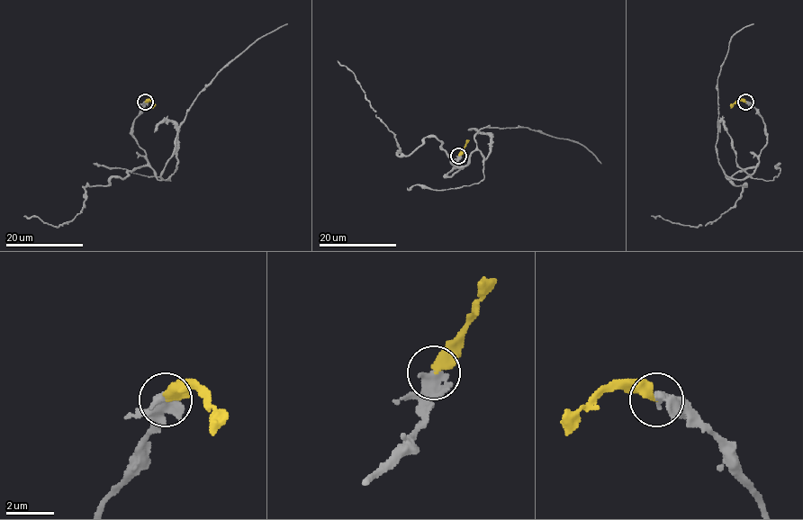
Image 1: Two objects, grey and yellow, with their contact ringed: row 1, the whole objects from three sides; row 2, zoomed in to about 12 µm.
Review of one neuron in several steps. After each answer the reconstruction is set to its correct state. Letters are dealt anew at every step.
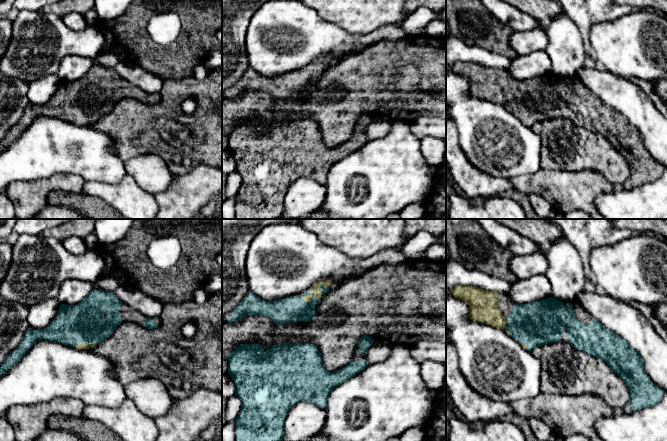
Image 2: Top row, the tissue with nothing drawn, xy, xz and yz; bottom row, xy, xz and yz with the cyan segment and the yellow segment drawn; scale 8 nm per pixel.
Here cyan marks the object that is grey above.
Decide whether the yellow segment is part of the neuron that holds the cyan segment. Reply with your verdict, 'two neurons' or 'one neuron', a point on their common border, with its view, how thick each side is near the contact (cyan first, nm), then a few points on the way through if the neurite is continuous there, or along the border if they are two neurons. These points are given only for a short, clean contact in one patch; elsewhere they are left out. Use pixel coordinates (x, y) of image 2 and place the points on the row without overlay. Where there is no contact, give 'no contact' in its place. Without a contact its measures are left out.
one neuron | xz (316, 74) | 200/80 nm | across xz (289, 85), (300, 84), (316, 74), (315, 65)

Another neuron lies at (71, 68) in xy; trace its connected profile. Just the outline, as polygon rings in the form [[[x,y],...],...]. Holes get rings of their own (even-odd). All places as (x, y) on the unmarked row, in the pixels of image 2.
[[[66,56],[57,72],[61,80],[76,81],[94,65],[94,59],[82,56]]]

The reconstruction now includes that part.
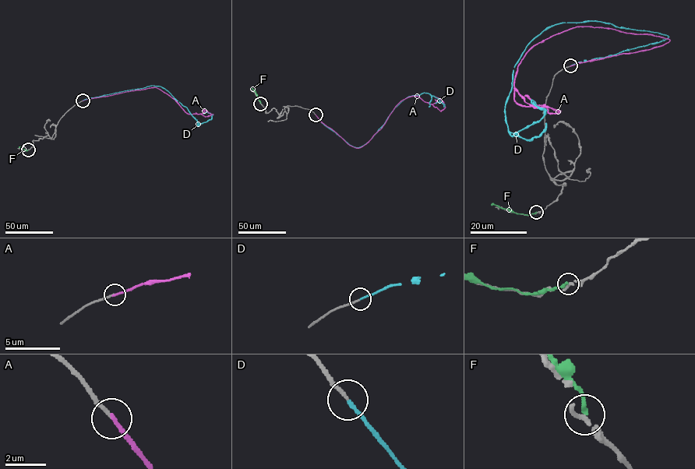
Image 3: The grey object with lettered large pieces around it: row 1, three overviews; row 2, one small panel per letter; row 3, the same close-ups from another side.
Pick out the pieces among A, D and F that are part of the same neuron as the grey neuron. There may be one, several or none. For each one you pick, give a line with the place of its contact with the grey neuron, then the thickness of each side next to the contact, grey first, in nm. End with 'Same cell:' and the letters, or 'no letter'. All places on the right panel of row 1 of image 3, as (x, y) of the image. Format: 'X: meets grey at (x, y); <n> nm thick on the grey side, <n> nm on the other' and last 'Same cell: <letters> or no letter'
D: meets grey at (570, 65); 160 nm thick on the grey side, 160 nm on the other
Same cell: D

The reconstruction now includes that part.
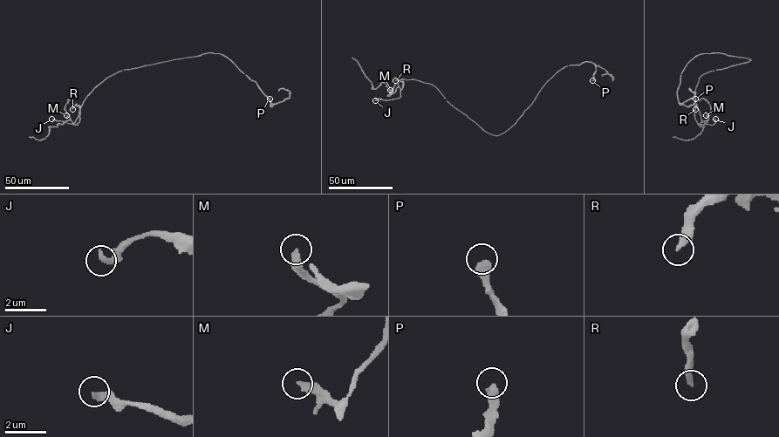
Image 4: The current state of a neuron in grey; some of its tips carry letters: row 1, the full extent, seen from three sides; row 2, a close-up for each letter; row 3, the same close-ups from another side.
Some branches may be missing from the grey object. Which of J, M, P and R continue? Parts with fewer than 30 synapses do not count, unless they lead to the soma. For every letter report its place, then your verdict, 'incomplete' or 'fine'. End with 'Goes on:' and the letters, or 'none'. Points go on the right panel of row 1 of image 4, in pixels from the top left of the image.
J: place (715, 119); fine
M: place (706, 115); incomplete
P: place (695, 99); fine
R: place (695, 109); fine
Goes on: M

